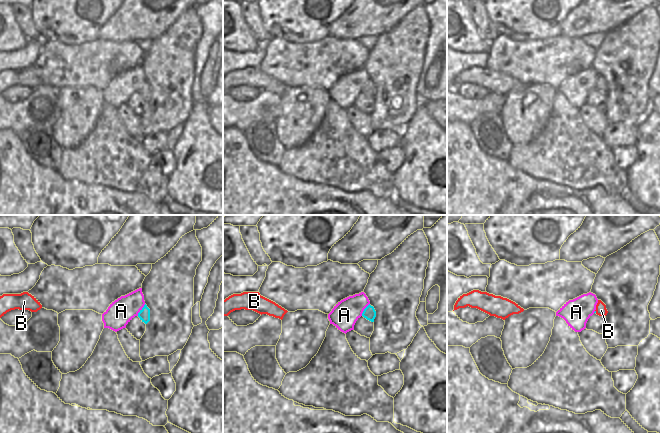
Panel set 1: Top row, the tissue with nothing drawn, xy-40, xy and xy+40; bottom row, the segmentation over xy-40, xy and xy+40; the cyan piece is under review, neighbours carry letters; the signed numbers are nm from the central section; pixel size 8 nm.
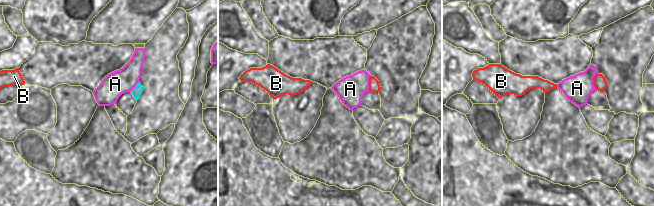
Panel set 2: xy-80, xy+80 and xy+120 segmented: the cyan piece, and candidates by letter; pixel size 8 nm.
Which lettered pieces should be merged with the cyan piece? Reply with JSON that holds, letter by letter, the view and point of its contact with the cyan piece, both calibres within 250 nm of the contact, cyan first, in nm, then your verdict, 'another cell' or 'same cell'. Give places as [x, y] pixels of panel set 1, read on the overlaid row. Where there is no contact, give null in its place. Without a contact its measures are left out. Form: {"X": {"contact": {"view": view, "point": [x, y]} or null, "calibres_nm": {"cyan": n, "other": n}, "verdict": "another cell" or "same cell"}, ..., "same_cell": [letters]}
{"A": {"contact": {"view": "xy-40", "point": [141, 310]}, "calibres_nm": {"cyan": 90, "other": 200}, "verdict": "another cell"}, "B": {"contact": null, "verdict": "same cell"}, "same_cell": ["B"]}

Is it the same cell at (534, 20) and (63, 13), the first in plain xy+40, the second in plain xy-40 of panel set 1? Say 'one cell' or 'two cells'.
one cell

